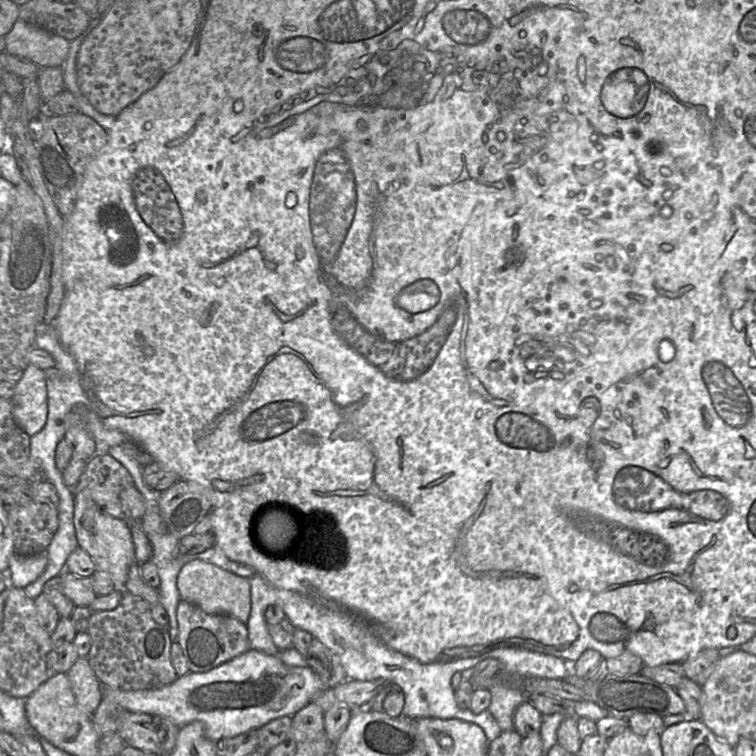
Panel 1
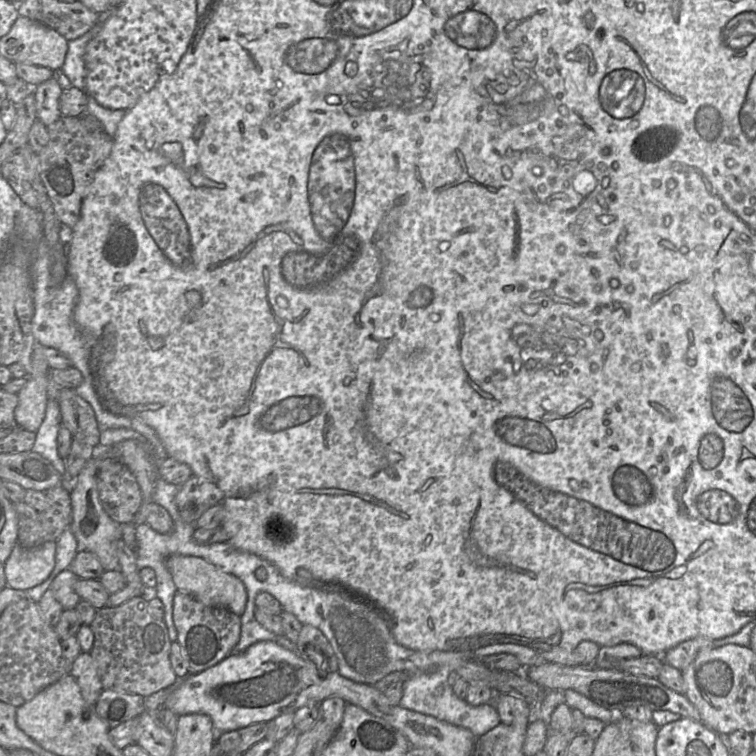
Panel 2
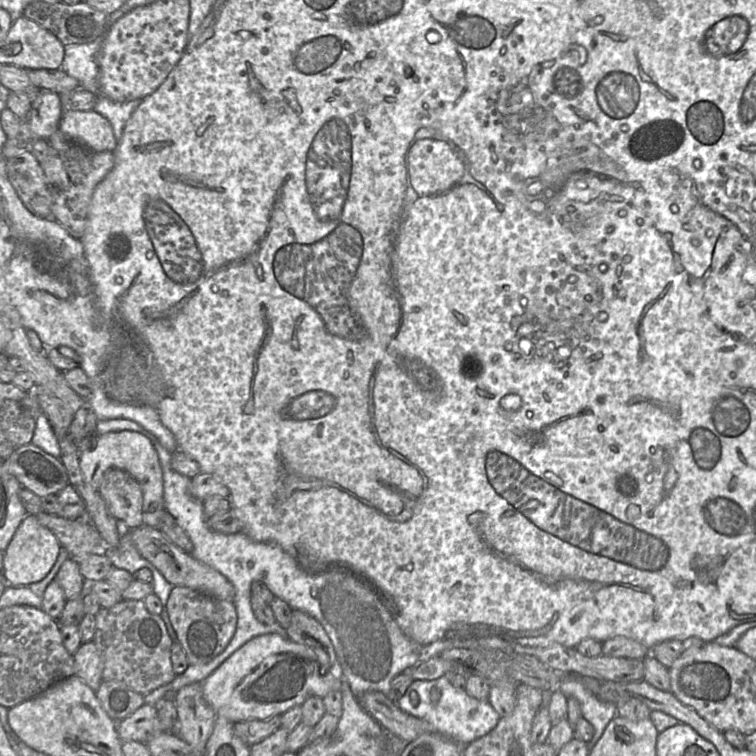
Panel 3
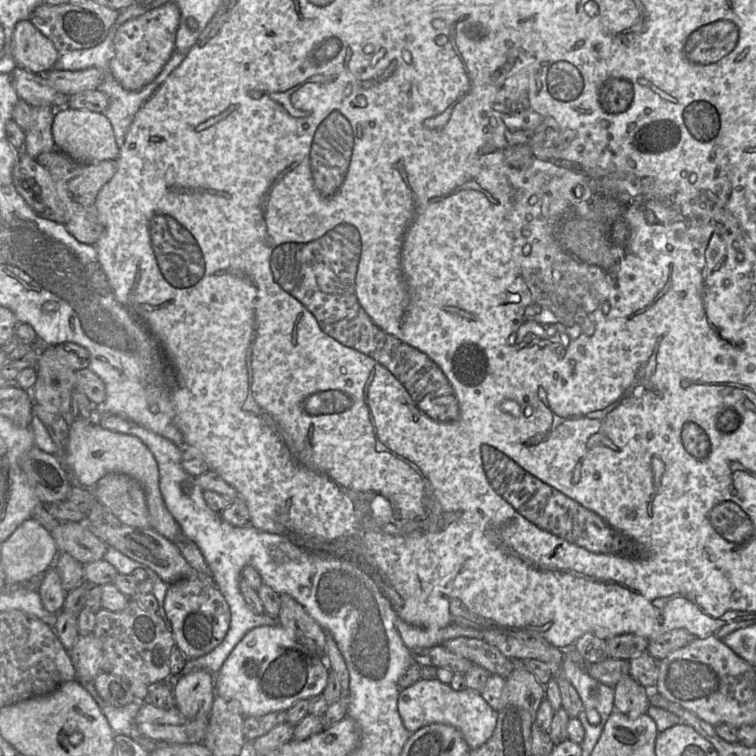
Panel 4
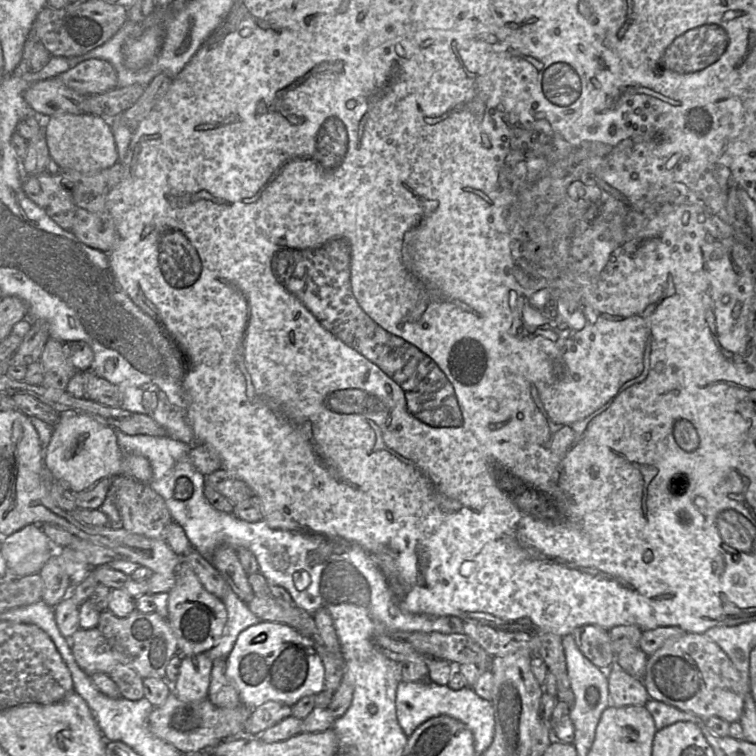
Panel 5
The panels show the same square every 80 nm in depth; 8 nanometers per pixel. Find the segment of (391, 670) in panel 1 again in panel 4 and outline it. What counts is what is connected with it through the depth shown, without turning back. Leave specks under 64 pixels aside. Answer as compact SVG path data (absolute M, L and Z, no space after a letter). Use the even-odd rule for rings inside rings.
M421 678L413 685L400 690L398 711L403 725L410 734L424 726L443 723L456 728L470 749L476 749L489 740L496 728L498 715L480 693L469 688L455 691L449 684L444 684L436 678Z

